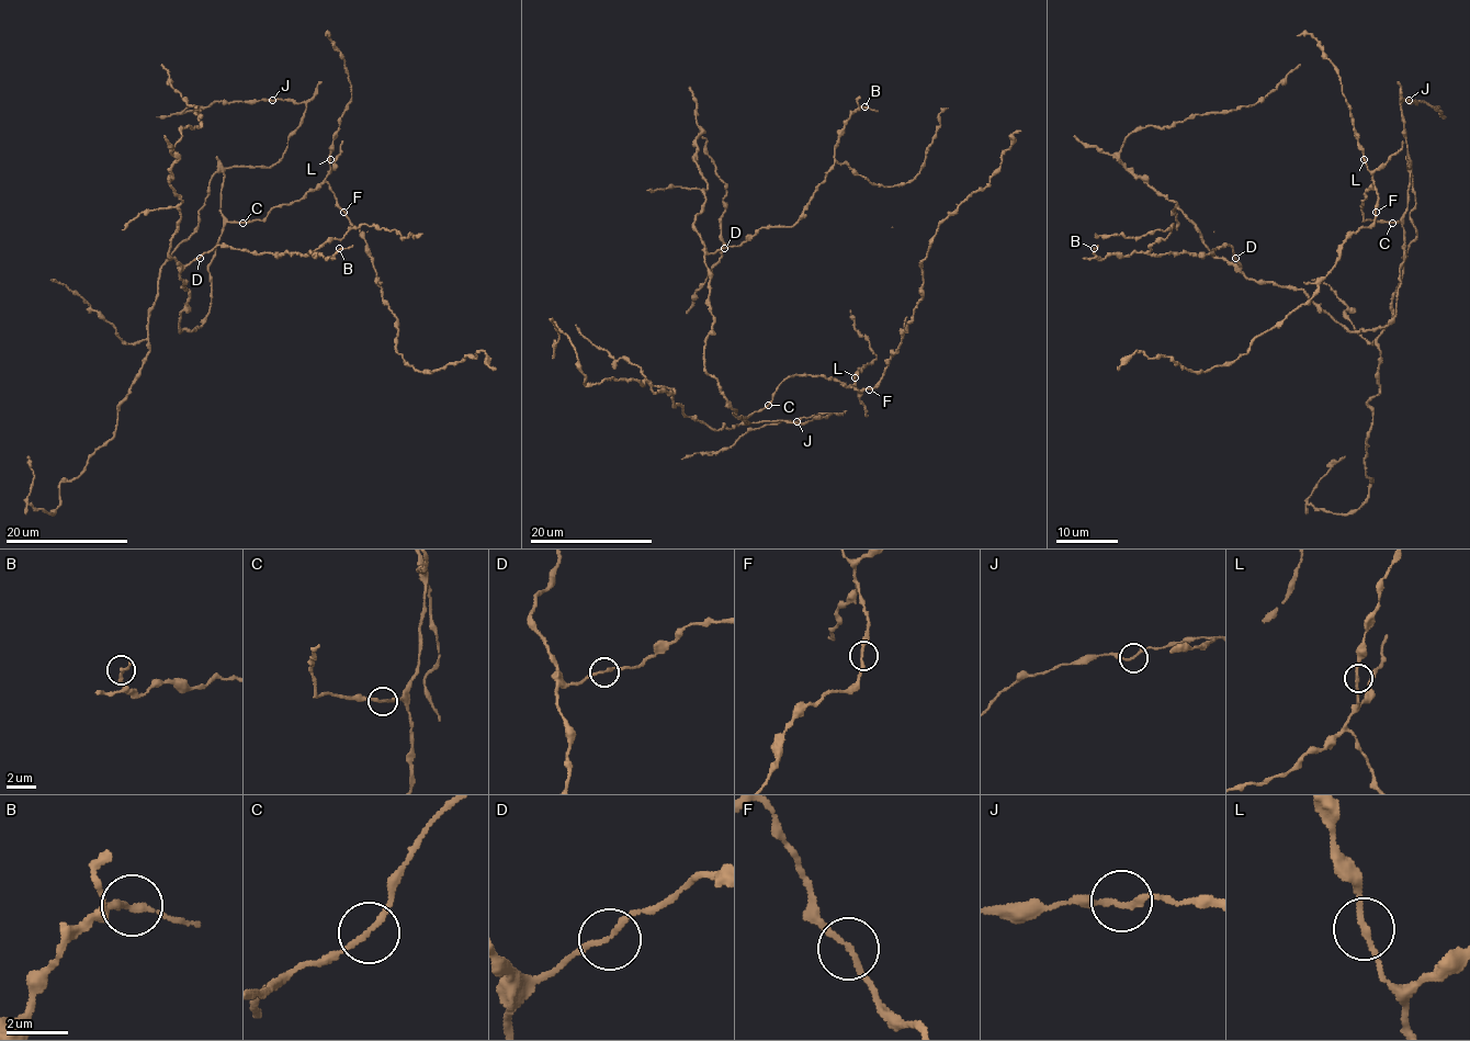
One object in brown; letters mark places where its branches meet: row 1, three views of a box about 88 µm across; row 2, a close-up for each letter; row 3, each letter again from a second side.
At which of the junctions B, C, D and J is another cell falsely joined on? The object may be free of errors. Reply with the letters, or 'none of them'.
none of them

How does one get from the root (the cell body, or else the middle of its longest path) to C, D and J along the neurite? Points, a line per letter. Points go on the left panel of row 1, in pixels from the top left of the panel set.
C: (208, 267), (222, 228), (227, 223), (242, 223)
D: (208, 267), (208, 315), (200, 327), (180, 331), (180, 313), (189, 296), (180, 273), (200, 258)
J: (208, 267), (223, 227), (219, 208), (224, 170), (235, 166), (273, 166), (305, 109), (304, 103), (272, 100)

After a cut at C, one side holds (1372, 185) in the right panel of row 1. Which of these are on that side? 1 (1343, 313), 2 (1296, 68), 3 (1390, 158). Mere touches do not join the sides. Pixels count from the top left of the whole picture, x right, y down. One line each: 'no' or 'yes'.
1: no
2: no
3: yes

